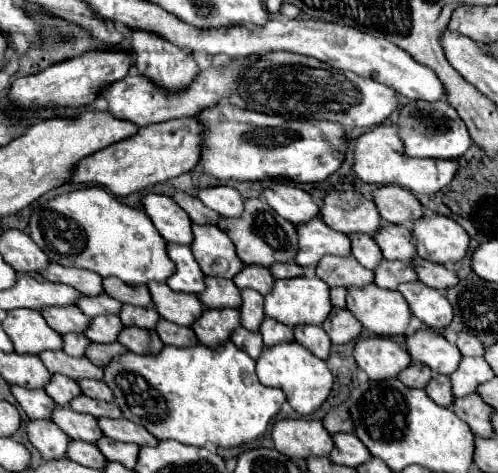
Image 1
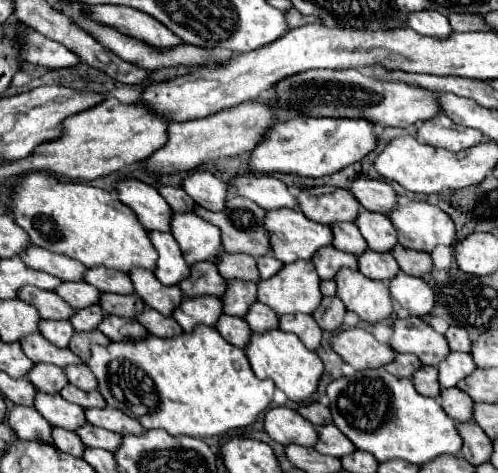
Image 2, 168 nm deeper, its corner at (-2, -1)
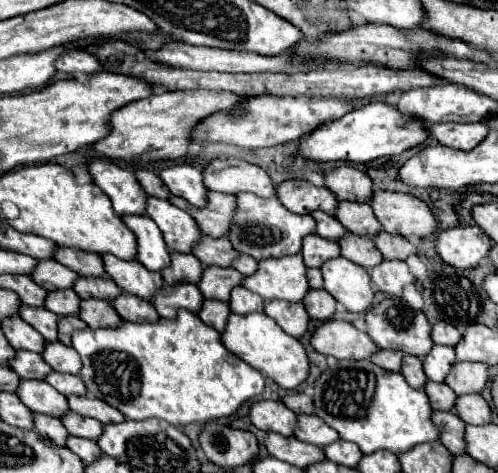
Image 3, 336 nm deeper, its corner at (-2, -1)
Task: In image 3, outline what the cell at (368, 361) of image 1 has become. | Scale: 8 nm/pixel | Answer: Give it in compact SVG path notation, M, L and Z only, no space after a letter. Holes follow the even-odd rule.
M326 320L312 334L312 346L320 354L338 360L366 360L380 350L366 332L360 332L344 320Z

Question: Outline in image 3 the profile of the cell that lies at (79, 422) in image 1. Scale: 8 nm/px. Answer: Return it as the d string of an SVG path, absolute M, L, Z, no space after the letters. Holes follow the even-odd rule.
M22 380L16 394L32 412L38 414L62 418L70 410L68 398L42 380Z

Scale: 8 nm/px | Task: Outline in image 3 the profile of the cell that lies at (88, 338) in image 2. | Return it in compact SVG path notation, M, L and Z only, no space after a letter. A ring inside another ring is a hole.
M66 316L66 318L60 318L58 320L58 332L60 332L60 342L66 344L66 346L72 346L70 338L72 338L72 332L74 330L86 330L86 322L82 322L80 318L74 318L74 316Z

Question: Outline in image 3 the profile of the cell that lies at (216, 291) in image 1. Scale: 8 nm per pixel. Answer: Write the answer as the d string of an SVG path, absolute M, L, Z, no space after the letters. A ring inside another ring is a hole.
M172 254L172 264L162 270L162 278L166 284L198 284L198 278L202 278L202 270L204 268L194 254Z

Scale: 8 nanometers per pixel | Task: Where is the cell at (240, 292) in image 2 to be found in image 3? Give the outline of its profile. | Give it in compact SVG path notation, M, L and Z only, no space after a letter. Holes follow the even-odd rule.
M210 266L210 268L204 270L204 276L202 276L198 288L202 290L204 298L228 302L228 300L230 300L230 292L232 292L236 286L242 286L244 278L246 278L246 276L238 274L238 270L234 270L234 268Z

